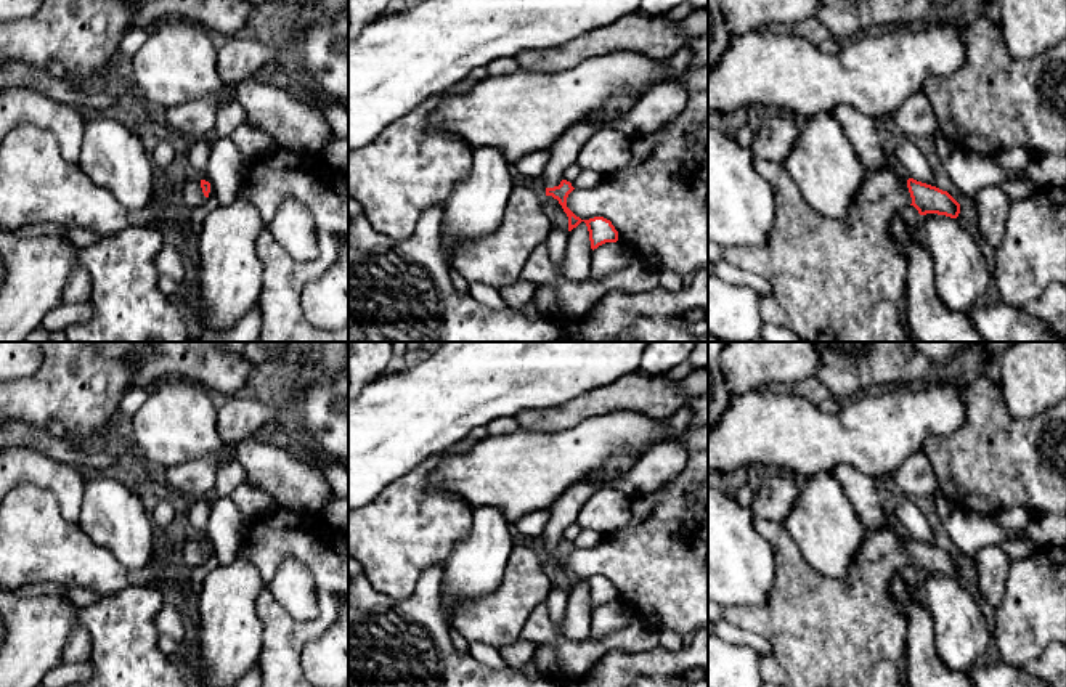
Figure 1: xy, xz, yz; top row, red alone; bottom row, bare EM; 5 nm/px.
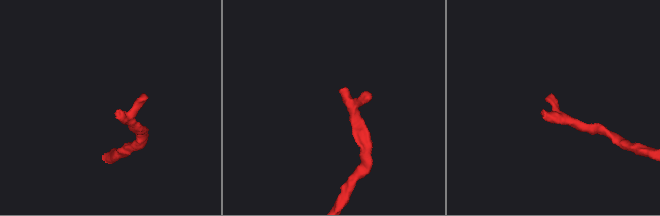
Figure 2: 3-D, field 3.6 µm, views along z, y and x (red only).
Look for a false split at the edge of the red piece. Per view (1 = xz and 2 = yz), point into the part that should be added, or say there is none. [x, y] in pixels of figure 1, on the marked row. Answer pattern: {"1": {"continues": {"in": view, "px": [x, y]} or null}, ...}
{"1": {"continues": {"in": "xz", "px": [564, 151]}}, "2": {"continues": {"in": "yz", "px": [834, 280]}}}

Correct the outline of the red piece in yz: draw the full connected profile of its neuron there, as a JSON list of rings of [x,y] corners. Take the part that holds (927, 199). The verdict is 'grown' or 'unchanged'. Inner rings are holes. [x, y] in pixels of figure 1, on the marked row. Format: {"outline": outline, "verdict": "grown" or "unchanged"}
{"outline": [[[756,159],[755,167],[759,172],[759,175],[769,181],[769,185],[774,189],[774,196],[775,196],[775,220],[774,220],[771,236],[769,236],[767,242],[763,246],[726,247],[722,250],[722,260],[726,260],[727,263],[730,263],[732,266],[735,266],[738,270],[755,273],[755,274],[764,278],[771,284],[772,292],[769,295],[759,295],[761,316],[763,316],[764,323],[777,324],[780,327],[788,329],[801,342],[915,342],[915,339],[905,332],[905,329],[899,319],[899,300],[904,295],[904,274],[907,270],[907,258],[905,258],[905,239],[894,238],[894,233],[891,230],[891,222],[896,217],[899,217],[907,205],[913,205],[920,215],[938,213],[938,215],[957,218],[960,213],[960,204],[947,191],[942,191],[936,186],[917,181],[913,178],[902,180],[891,172],[867,173],[846,217],[844,218],[832,218],[832,217],[819,213],[816,209],[812,209],[806,202],[806,199],[803,197],[798,186],[790,178],[790,175],[785,172],[782,164],[771,162],[766,159]]], "verdict": "grown"}

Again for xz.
{"outline": [[[645,91],[612,98],[605,106],[568,127],[547,149],[549,161],[541,175],[546,186],[546,196],[552,196],[562,205],[568,217],[568,231],[576,228],[581,222],[586,223],[592,250],[605,242],[616,242],[618,231],[612,222],[604,217],[581,220],[567,207],[567,197],[575,188],[564,178],[564,172],[576,162],[581,144],[594,132],[605,127],[605,122],[626,114],[644,93]]], "verdict": "grown"}

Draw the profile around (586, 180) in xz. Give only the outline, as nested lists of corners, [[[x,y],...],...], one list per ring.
[[[581,170],[580,175],[570,181],[575,189],[592,189],[604,180],[602,175],[592,170]]]

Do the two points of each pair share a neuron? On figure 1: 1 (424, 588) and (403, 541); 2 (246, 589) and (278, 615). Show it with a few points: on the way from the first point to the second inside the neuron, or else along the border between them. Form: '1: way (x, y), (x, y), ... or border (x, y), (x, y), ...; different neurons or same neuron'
1: border (442, 567), (427, 567), (405, 597), (386, 594); different neurons
2: border (248, 560), (262, 581), (256, 615), (264, 634); different neurons

